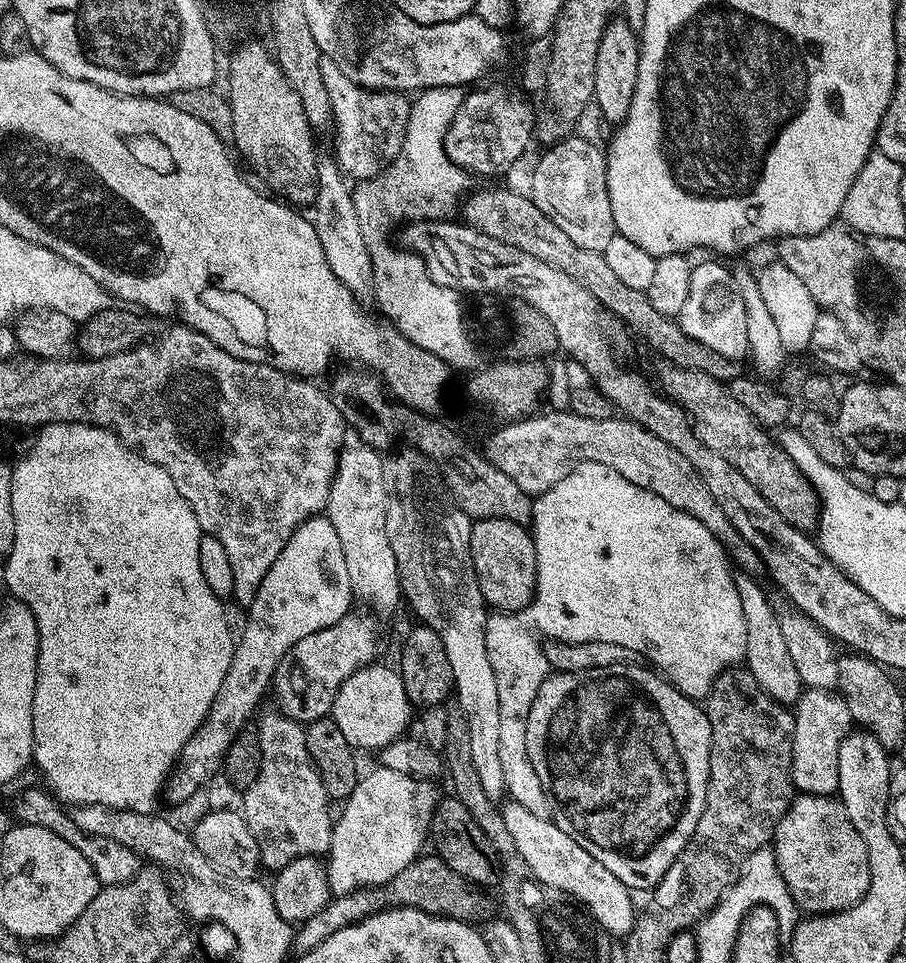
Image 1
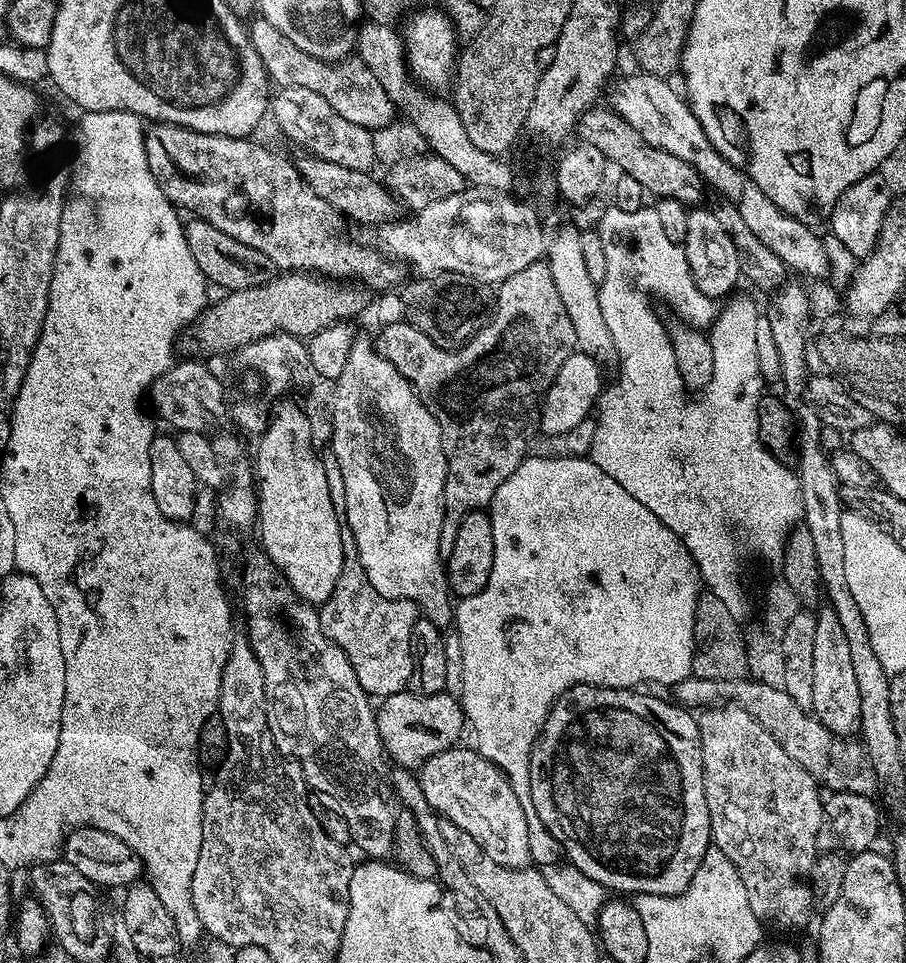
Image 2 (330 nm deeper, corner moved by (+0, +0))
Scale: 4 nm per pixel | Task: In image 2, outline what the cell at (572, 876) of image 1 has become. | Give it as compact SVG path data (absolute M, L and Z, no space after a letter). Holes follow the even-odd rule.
M464 747L447 748L442 754L434 754L434 758L430 758L420 765L418 775L422 794L426 794L426 802L430 802L432 809L443 819L454 822L454 826L466 830L466 834L470 834L470 838L474 838L474 842L478 842L478 846L482 846L482 850L486 850L486 854L490 854L490 858L494 858L494 862L507 868L529 867L525 801L520 800L518 794L514 794L514 790L501 768L494 766L486 758L482 758L479 752L471 747L468 747L469 749Z

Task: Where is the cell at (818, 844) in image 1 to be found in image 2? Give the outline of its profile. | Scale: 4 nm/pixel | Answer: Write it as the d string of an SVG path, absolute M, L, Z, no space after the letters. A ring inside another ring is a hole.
M720 702L715 706L705 707L699 713L698 723L700 726L700 753L702 754L702 770L704 771L706 806L710 810L712 844L718 850L722 850L722 854L726 854L726 858L730 858L730 862L734 862L734 866L742 878L742 886L746 886L746 898L750 910L754 910L754 914L760 919L761 925L773 924L776 928L802 927L807 922L808 915L811 914L812 910L814 911L812 889L808 879L818 855L820 827L824 821L824 800L822 799L820 785L816 783L815 778L806 769L798 766L798 762L794 762L794 758L790 758L790 754L786 754L786 750L782 750L782 746L778 746L774 737L753 716L746 714L746 710L742 710L736 704Z

